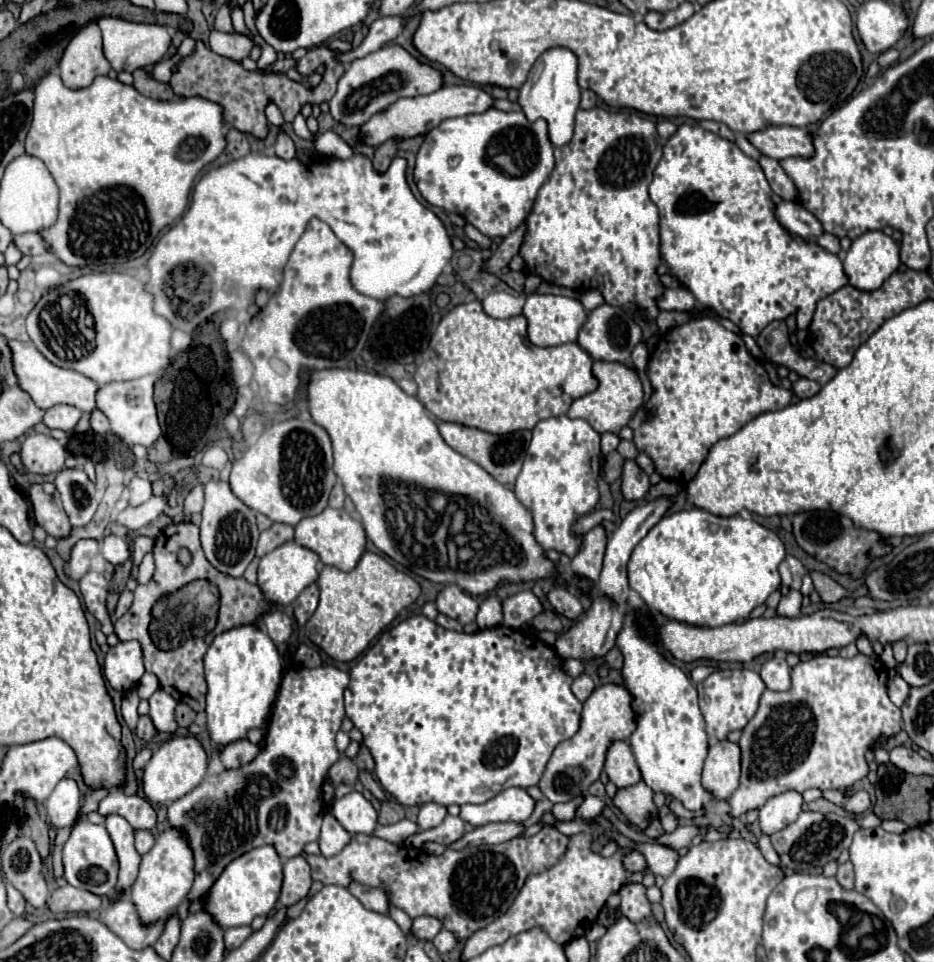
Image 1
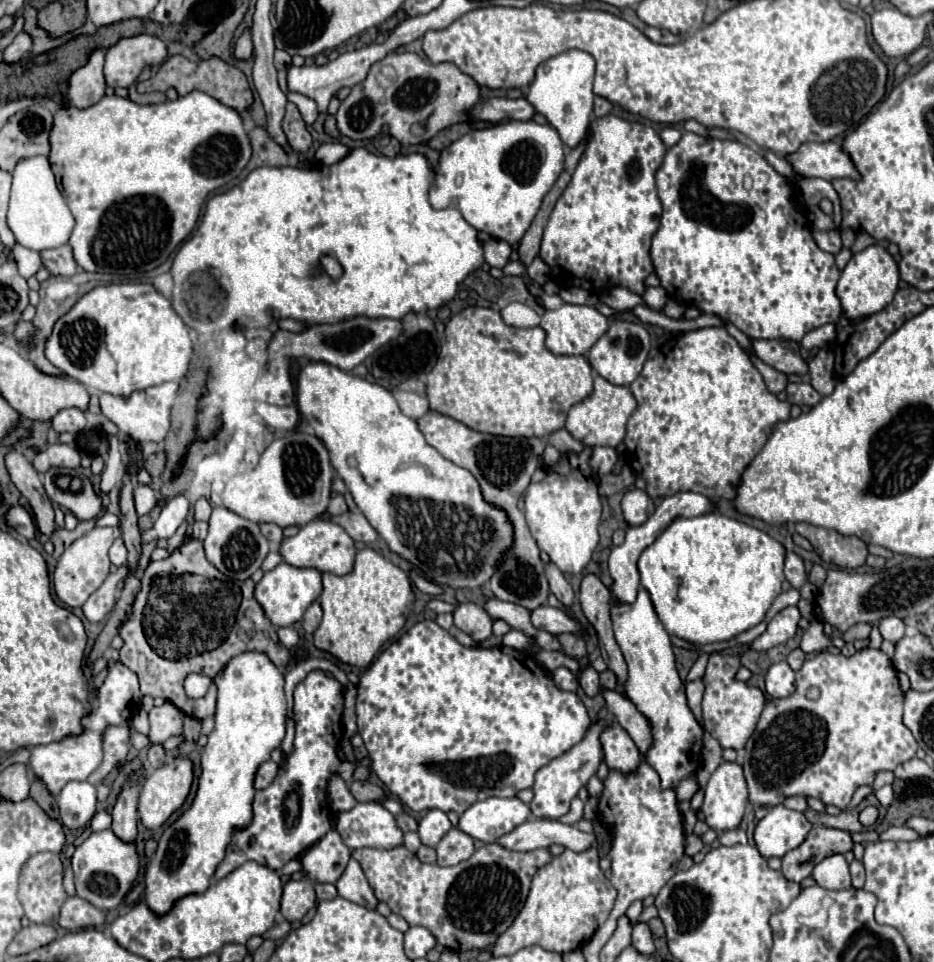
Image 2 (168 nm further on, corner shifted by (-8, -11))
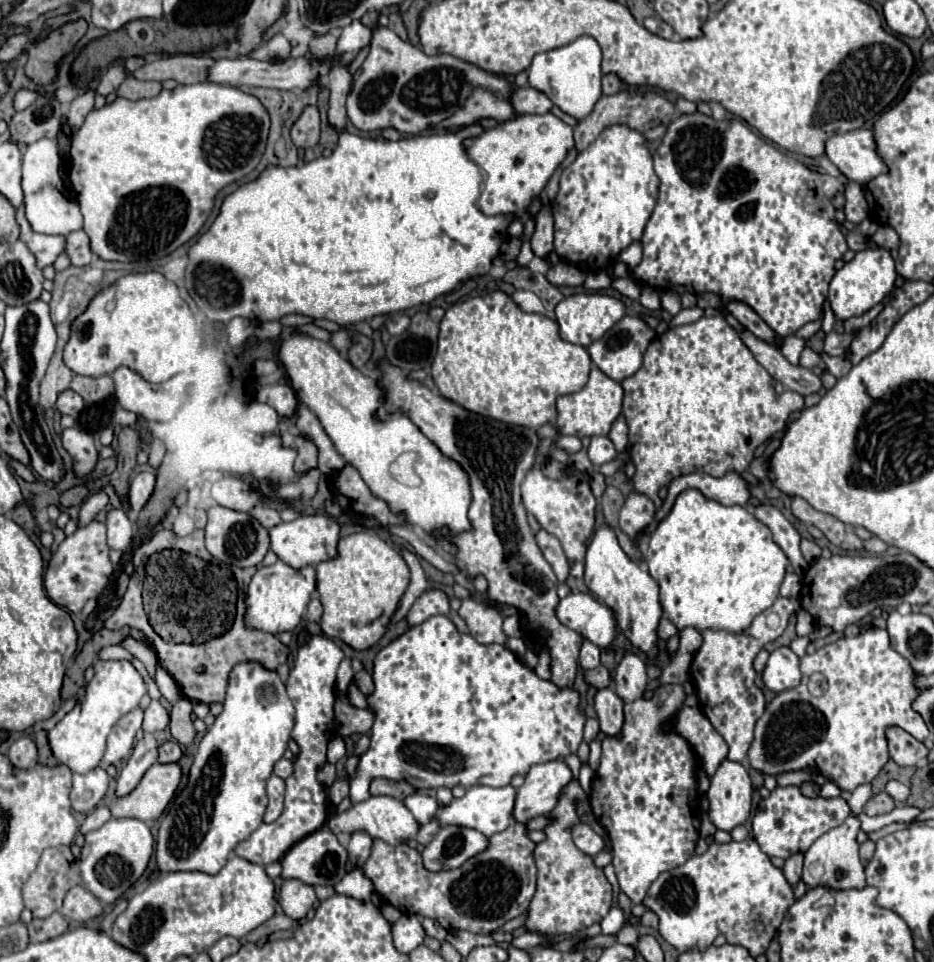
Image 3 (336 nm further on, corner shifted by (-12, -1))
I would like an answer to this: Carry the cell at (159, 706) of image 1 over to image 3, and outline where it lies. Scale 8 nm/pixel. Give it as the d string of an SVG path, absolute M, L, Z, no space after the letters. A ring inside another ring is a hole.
M152 701L146 711L144 711L144 721L142 721L142 729L144 731L162 731L168 725L168 711L160 701Z

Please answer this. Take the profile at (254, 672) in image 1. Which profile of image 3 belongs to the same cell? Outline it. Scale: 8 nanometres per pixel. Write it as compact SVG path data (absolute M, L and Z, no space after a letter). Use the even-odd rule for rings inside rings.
M236 665L230 677L226 701L222 713L214 725L202 737L194 763L190 767L186 787L174 797L166 817L160 823L156 839L156 863L160 871L204 871L218 873L236 845L250 837L250 833L262 823L268 797L266 781L272 775L274 763L282 759L288 749L290 731L294 727L294 705L286 695L286 687L278 673L268 673L260 665Z

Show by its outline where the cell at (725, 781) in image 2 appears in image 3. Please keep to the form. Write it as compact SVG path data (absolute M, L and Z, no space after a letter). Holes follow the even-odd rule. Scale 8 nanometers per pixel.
M722 761L708 789L710 821L716 829L730 831L742 825L752 809L752 783L744 765Z

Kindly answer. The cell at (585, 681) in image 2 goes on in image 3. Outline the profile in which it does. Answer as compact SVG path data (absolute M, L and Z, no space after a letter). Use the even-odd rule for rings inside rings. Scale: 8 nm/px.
M584 639L580 647L580 665L582 669L594 669L600 665L600 649L592 645L588 639Z

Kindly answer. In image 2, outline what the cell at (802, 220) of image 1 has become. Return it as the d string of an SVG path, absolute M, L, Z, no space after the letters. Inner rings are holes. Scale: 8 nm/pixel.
M832 229L832 231L812 231L812 239L814 239L814 243L822 251L828 251L832 255L836 255L842 249L842 239L840 239L840 231L838 229Z

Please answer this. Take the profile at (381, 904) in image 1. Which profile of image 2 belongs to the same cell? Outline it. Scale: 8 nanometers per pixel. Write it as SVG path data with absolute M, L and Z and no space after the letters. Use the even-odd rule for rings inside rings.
M350 859L346 871L336 881L336 889L338 889L340 897L344 897L356 905L362 905L366 909L376 909L376 905L378 905L378 899L374 897L360 865L354 859Z

